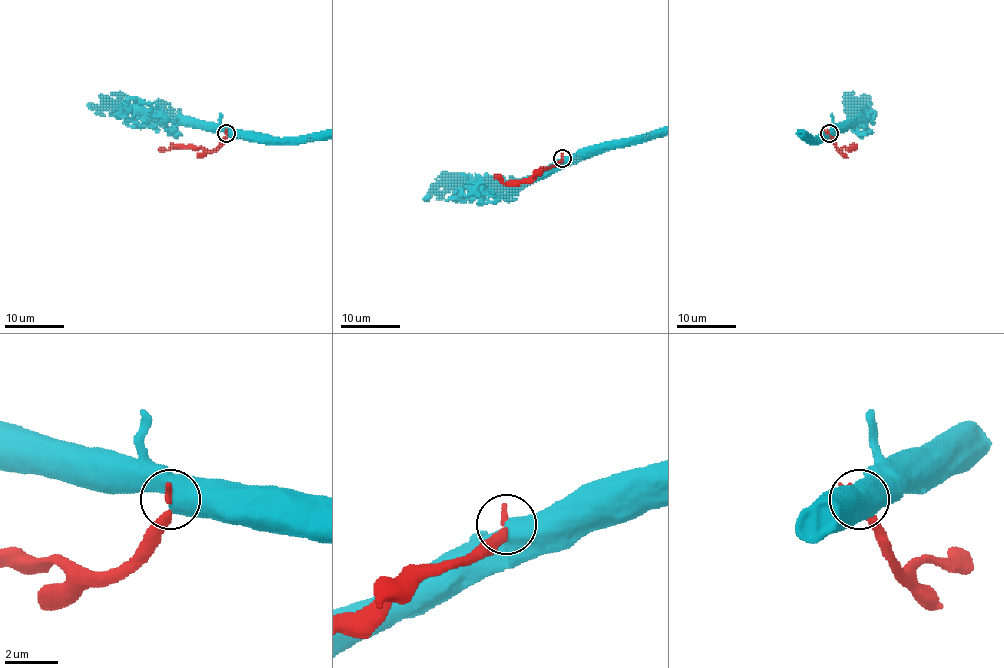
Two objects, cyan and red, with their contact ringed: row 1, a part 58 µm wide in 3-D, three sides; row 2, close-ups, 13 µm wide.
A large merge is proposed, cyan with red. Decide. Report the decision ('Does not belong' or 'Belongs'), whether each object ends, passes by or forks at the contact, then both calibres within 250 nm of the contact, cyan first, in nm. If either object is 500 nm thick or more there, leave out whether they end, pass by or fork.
Does not belong. Thickness 900 nm (cyan) against 320 nm

